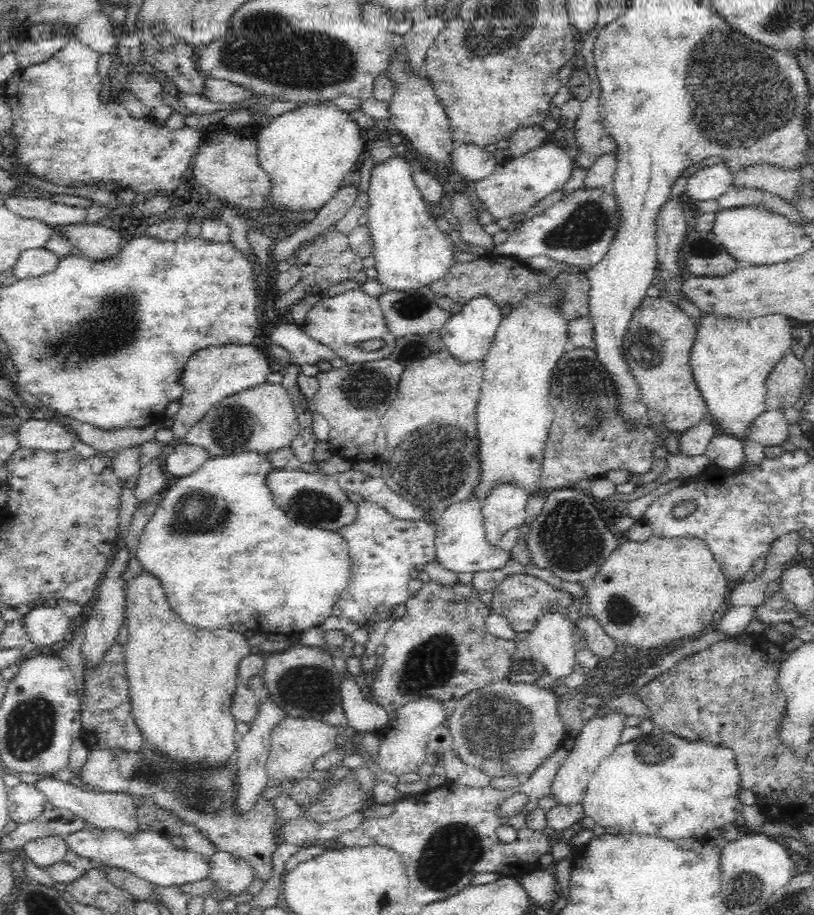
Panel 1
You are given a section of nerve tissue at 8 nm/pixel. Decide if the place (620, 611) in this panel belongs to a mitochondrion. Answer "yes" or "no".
yes

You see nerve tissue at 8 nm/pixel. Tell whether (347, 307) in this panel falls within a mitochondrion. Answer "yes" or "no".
no

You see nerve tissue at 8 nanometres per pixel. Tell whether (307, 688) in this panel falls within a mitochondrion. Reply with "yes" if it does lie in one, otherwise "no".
yes

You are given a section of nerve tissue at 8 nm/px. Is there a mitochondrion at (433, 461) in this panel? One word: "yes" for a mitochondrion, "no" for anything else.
yes

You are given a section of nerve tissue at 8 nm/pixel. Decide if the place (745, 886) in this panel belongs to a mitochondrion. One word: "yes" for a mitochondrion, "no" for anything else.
yes

